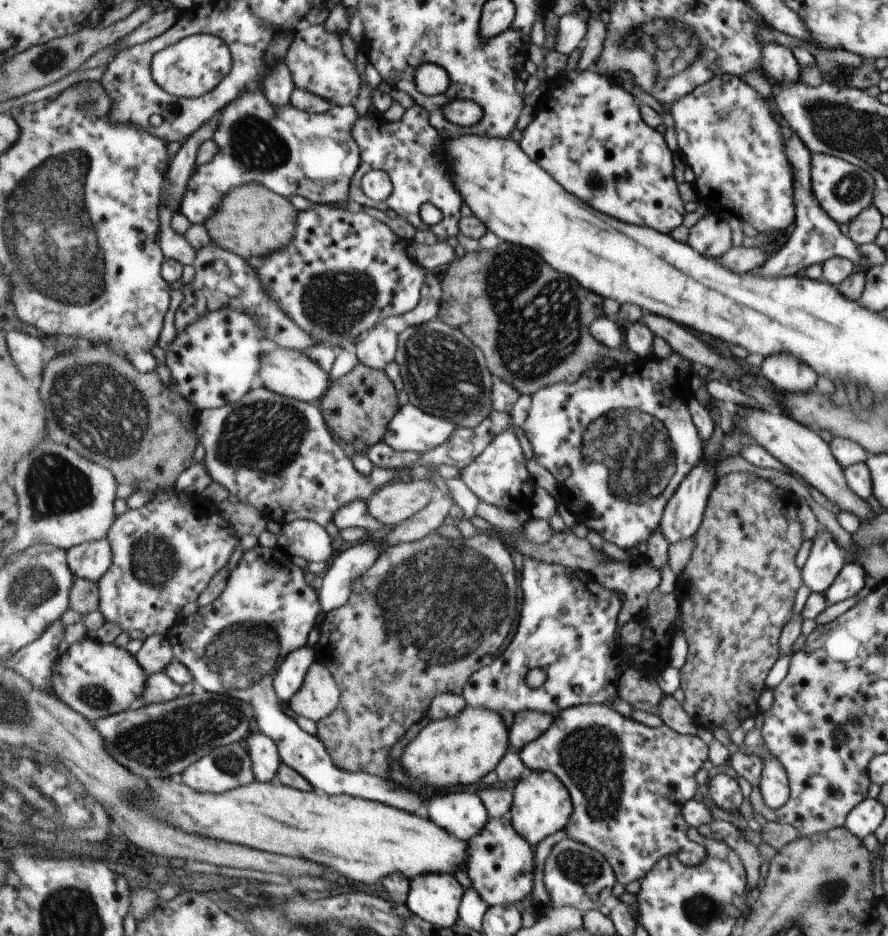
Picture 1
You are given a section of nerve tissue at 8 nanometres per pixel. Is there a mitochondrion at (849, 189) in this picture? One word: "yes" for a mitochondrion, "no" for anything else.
yes

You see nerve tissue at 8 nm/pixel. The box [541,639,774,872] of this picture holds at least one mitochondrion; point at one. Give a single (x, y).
(593, 756)

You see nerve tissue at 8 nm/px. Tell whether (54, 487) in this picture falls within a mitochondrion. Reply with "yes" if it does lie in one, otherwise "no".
yes

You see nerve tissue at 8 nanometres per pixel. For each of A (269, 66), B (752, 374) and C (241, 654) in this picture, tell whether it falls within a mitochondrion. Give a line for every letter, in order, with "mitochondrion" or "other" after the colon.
A: other
B: other
C: mitochondrion

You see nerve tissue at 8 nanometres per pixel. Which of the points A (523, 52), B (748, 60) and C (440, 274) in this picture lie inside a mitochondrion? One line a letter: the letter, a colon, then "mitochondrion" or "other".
A: other
B: other
C: other

